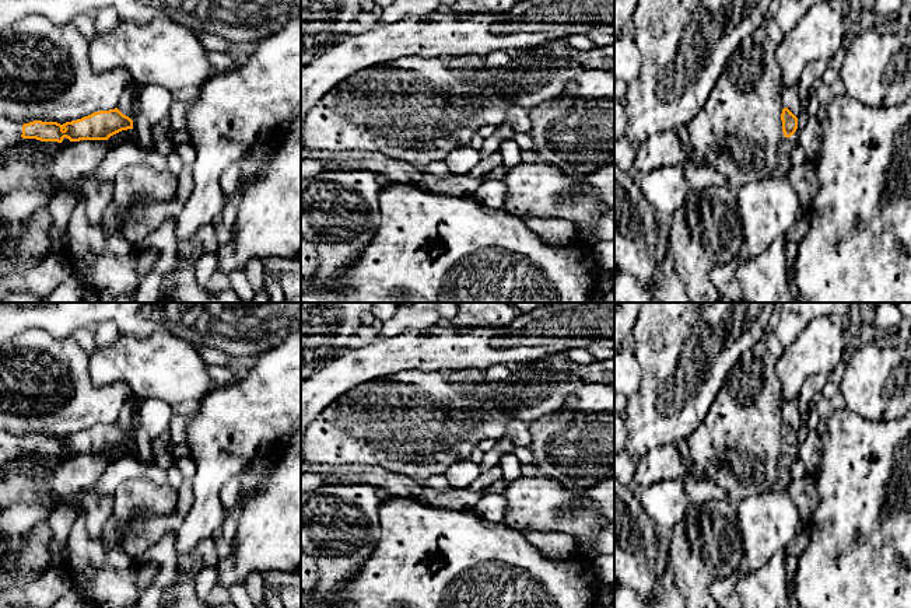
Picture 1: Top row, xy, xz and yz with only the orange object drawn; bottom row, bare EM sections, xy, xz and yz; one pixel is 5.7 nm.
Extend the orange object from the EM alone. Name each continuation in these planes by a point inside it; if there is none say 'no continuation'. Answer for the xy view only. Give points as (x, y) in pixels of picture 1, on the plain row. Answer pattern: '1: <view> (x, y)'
1: xy (10, 444)

